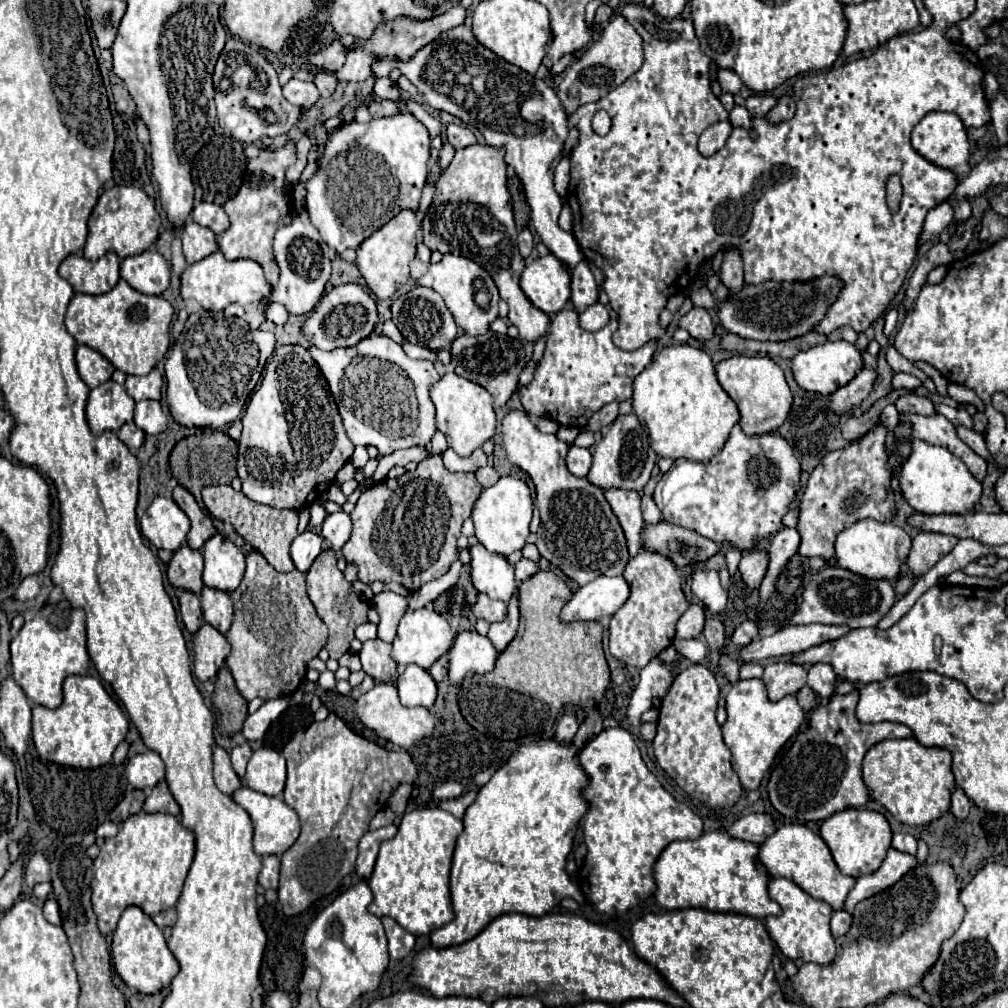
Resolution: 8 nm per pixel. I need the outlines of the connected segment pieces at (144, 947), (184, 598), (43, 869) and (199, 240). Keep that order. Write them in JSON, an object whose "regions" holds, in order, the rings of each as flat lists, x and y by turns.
{"regions":[[[129,906,123,912,123,916,121,916,119,924,117,924,117,930,113,934,111,958,113,958,115,972,121,976,121,980,127,986,131,986,137,992,141,992,141,994,157,994,157,992,161,992,163,988,167,988,171,984,171,980,179,972,179,962,175,960,171,950,167,948,163,932,137,906]],[[179,592,179,612,181,612,181,620,185,628,191,634,195,634,205,624,203,614,201,614,199,596,193,592]],[[33,854,27,860,27,864,25,864,25,884,29,888,33,888,35,884,49,882,49,880,51,880,51,876,49,876,49,862,41,854]],[[193,218,185,220,185,226,181,230,181,240,183,240,183,256,189,264,203,260,217,250,213,230,199,226,197,222,193,222]]]}

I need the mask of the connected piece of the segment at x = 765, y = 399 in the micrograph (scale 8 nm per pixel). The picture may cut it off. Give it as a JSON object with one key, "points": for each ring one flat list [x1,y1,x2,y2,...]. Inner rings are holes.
{"points":[[727,358,717,366,717,380,739,408,739,426,747,436,761,436,775,432,791,412,791,390,785,382,783,370,771,358]]}

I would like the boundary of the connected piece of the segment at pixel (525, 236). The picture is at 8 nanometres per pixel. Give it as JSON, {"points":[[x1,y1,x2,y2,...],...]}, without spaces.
{"points":[[525,228,523,232,519,232,517,244,519,244,519,252,521,252,521,256,527,258,527,256,531,254,531,250,533,250,533,236,531,236,531,232,529,232,527,228]]}

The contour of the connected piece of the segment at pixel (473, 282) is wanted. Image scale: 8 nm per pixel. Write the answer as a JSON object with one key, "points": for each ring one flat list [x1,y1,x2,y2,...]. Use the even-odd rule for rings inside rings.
{"points":[[445,254,441,262,431,264,427,268,427,272,415,280,415,286,427,286,431,290,435,290,437,294,441,294,441,298,445,300,447,308,451,310,455,324,467,334,467,336,483,336,487,332,491,332,491,324,499,318,499,292,497,286,493,282,493,278,473,260,463,258,463,256,453,256,453,254],[459,270,459,272,455,272],[479,290,487,290,489,294,489,306,481,308,475,302,475,294]]}

